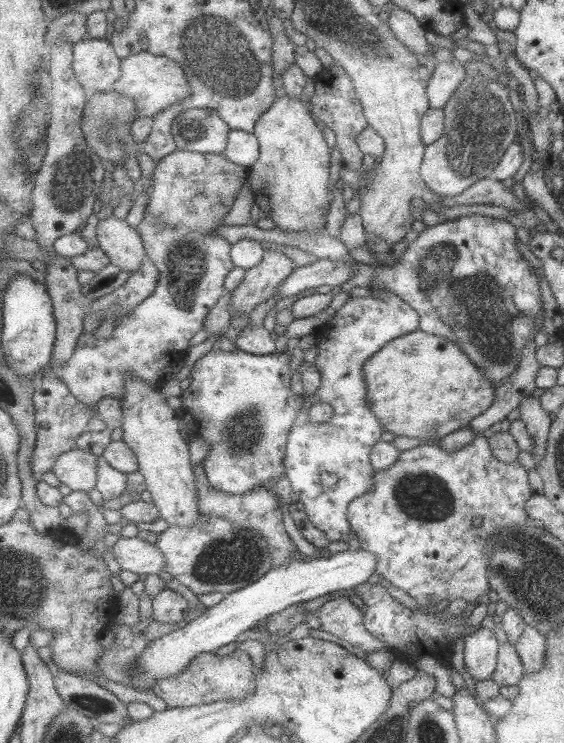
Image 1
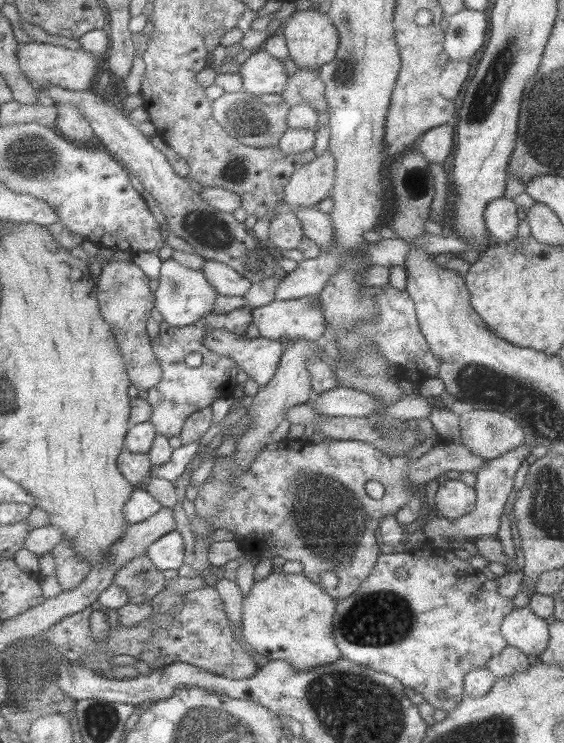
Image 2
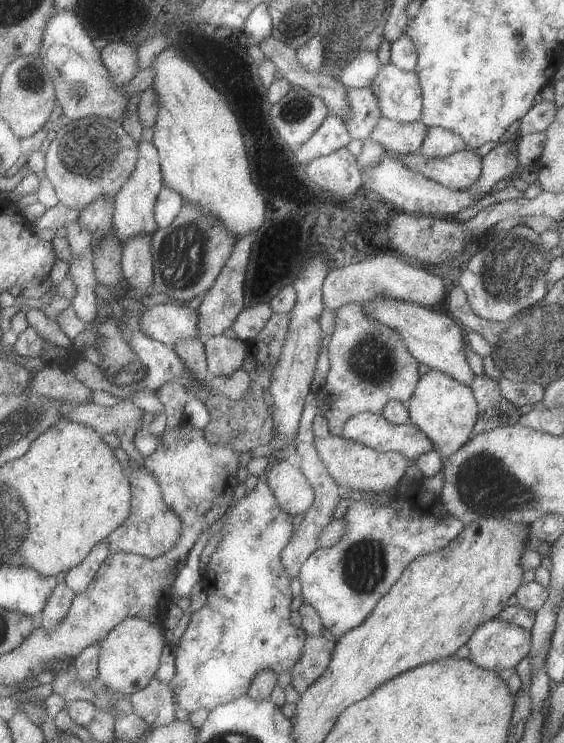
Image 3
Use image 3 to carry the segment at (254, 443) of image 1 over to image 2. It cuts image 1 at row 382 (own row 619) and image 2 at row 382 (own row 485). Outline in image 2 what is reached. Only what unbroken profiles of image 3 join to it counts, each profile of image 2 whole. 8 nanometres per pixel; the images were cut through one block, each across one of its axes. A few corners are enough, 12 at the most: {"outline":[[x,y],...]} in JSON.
{"outline":[[226,329],[208,331],[204,344],[233,357],[265,387],[275,378],[283,343]]}

